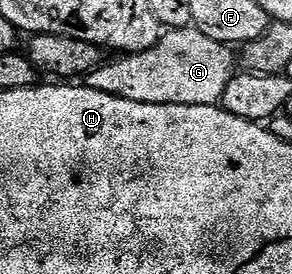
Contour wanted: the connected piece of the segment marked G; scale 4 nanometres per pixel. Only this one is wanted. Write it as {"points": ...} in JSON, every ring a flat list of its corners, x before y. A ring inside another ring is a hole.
{"points":[[192,26,166,31,151,50,121,54,113,59,117,60,106,59,88,73,84,87,144,104,217,104,235,74,234,49,215,42,215,38,207,38,207,34]]}

